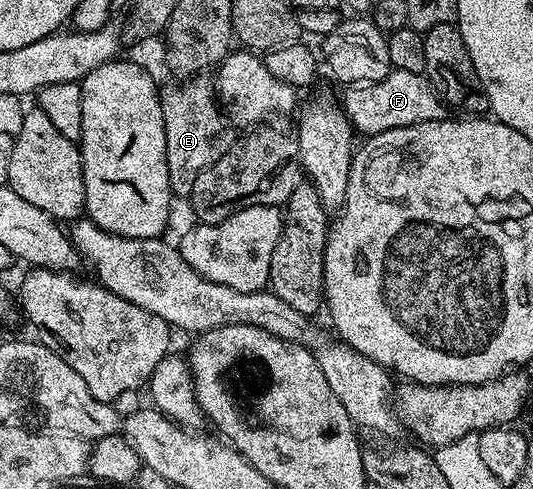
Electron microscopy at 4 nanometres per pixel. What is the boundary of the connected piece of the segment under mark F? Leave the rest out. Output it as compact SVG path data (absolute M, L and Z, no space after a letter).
M392 68L386 77L377 82L349 85L345 89L348 91L344 94L342 110L351 122L353 131L360 136L381 134L390 128L449 117L450 110L440 103L440 98L436 95L437 87L432 87L431 84L433 85L424 74Z

